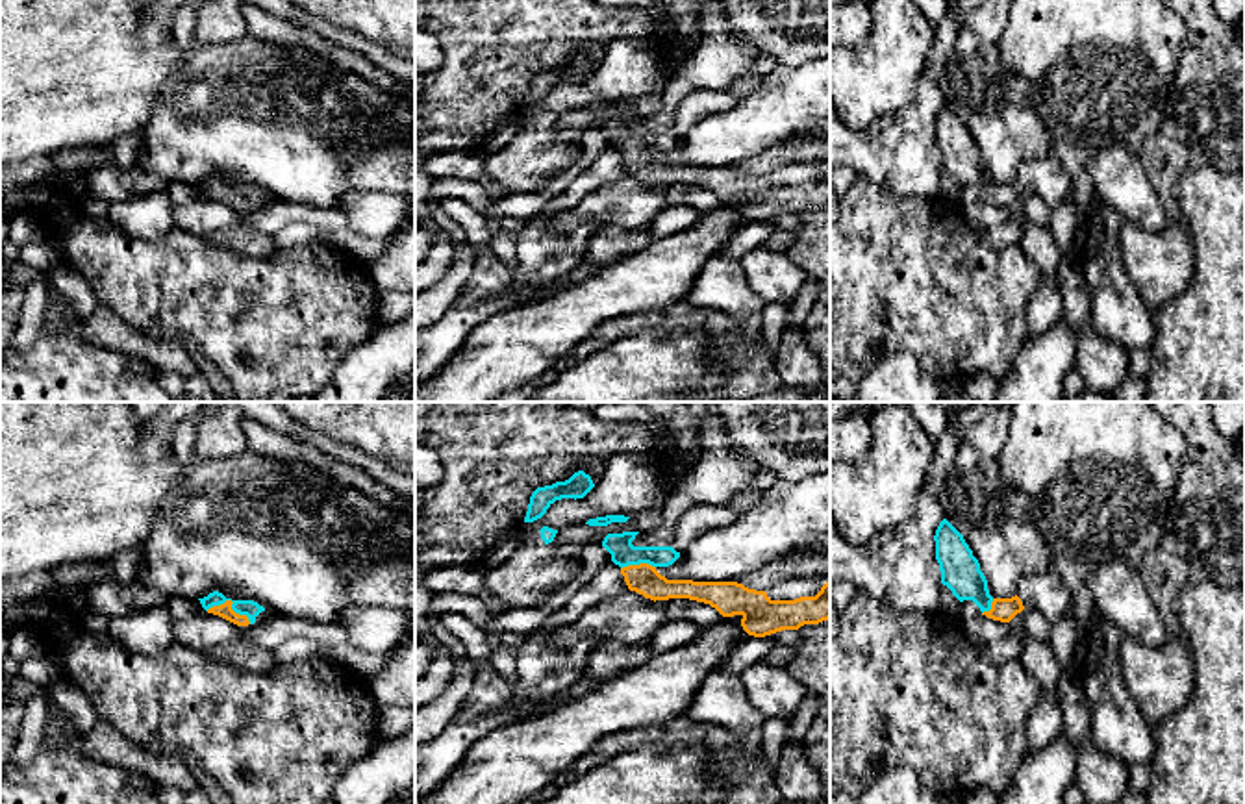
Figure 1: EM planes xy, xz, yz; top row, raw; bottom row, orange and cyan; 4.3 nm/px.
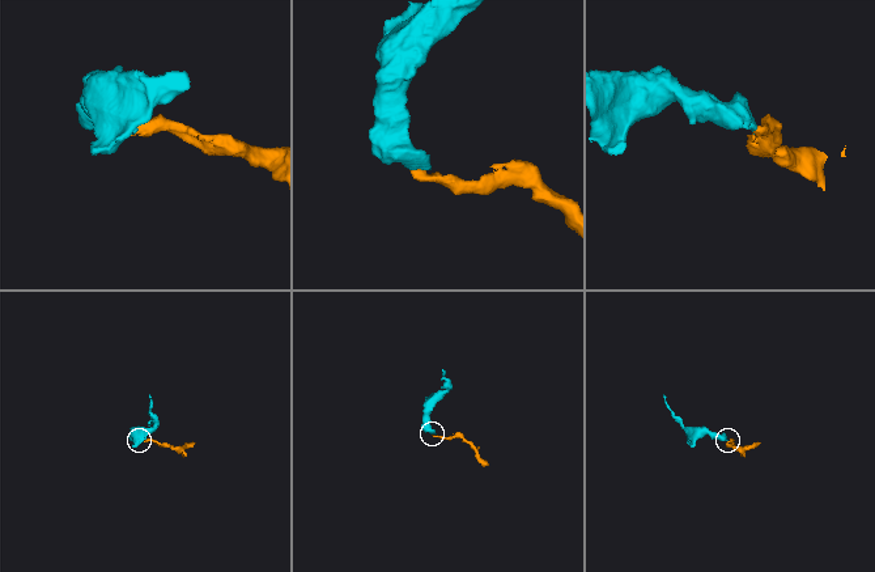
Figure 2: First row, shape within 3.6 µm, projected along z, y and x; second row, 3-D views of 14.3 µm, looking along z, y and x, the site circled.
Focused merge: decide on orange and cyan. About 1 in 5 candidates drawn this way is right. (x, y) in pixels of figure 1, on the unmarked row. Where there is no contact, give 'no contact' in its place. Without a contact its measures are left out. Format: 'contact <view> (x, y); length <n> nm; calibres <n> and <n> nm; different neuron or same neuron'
contact xy (232, 188); length 200 nm; calibres 70 and 70 nm; same neuron

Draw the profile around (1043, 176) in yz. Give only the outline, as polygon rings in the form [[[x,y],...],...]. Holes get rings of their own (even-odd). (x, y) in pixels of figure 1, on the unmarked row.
[[[1054,152],[1021,163],[1017,182],[1025,193],[1041,196],[1050,209],[1073,196],[1071,180]]]

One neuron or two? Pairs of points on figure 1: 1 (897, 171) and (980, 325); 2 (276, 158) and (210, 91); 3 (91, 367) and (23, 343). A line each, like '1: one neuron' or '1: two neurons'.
1: two neurons
2: one neuron
3: two neurons

